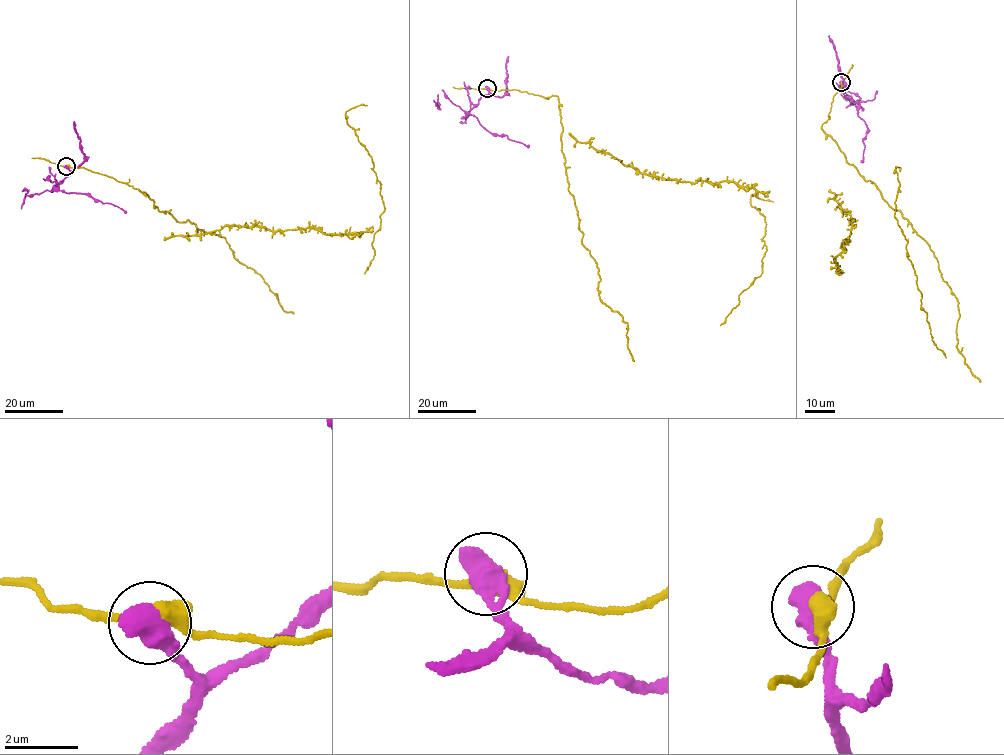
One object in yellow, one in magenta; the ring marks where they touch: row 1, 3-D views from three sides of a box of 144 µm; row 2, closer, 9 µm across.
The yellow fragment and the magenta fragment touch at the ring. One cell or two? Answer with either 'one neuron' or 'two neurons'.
two neurons

